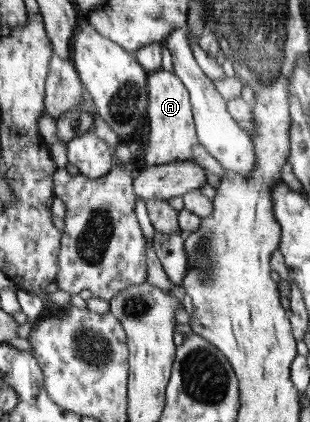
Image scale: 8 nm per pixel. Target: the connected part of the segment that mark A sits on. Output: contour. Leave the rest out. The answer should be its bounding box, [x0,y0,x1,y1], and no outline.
[145,68,224,176]

